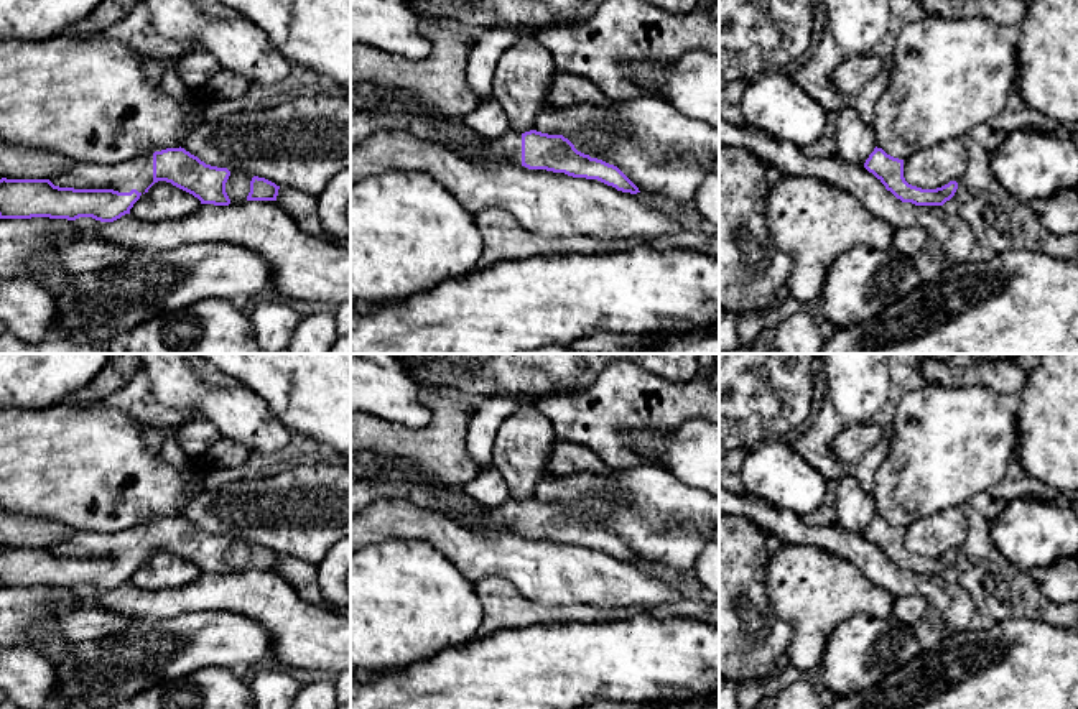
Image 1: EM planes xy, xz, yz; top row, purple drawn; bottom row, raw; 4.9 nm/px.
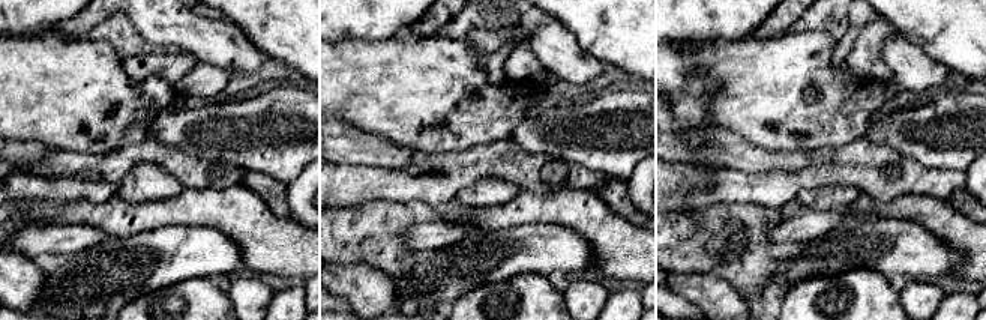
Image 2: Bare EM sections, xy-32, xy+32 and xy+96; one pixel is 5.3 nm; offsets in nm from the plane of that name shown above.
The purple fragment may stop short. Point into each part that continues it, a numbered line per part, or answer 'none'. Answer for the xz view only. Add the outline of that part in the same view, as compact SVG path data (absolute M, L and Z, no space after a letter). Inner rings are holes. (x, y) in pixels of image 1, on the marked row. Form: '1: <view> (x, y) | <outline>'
1: xz (509, 145) | M507 132L500 138L489 140L489 153L504 155L522 166L522 133Z

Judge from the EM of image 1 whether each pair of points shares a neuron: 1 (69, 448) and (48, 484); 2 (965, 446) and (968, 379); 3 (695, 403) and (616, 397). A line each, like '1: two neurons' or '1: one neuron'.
1: one neuron
2: two neurons
3: one neuron

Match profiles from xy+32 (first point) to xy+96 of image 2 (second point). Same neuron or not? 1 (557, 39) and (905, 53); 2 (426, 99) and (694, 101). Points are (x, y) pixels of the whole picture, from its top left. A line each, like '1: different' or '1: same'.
1: same
2: different

